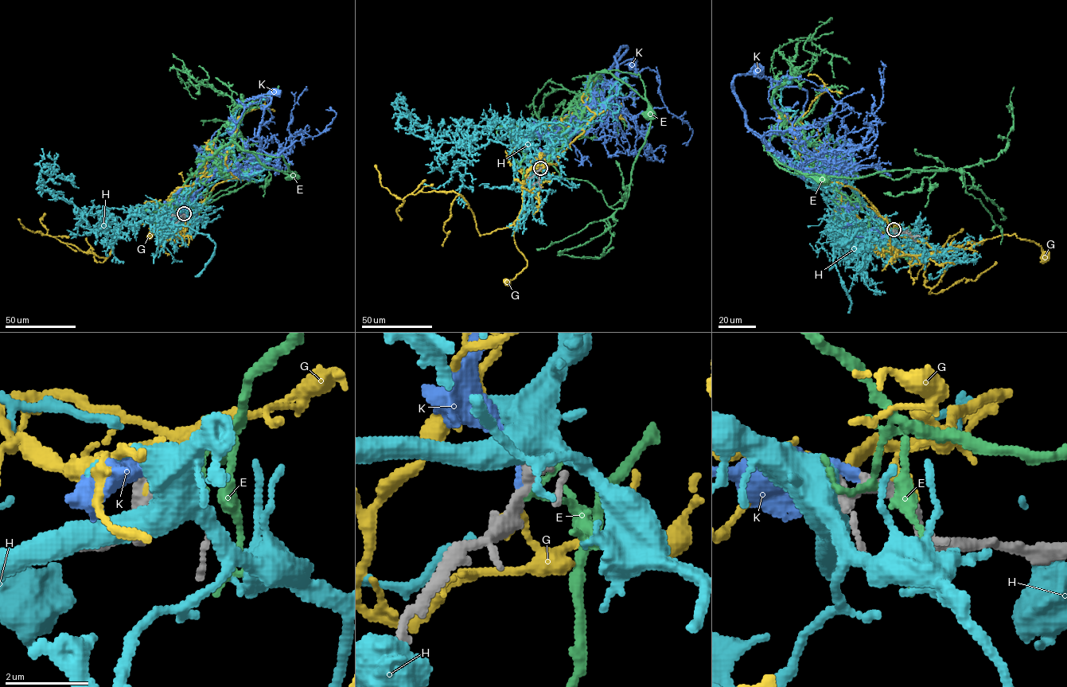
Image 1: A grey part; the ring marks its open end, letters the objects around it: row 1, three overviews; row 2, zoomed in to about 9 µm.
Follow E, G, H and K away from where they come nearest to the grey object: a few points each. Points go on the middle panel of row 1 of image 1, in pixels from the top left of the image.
E: (540, 168), (567, 141), (564, 128), (553, 121), (597, 72), (609, 72), (628, 85), (647, 101), (651, 115)
G: (539, 169), (525, 180), (525, 173), (527, 170), (522, 208), (515, 221), (514, 242), (527, 266), (508, 281)
H: (540, 167), (528, 162), (524, 142), (491, 140), (469, 151), (414, 134), (399, 118), (422, 125), (429, 135)
K: (540, 168), (551, 137), (577, 114), (589, 95), (583, 96), (593, 102), (605, 72), (630, 59), (632, 65)

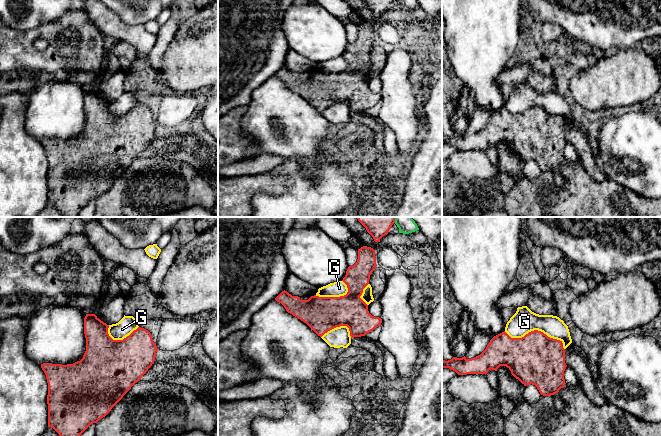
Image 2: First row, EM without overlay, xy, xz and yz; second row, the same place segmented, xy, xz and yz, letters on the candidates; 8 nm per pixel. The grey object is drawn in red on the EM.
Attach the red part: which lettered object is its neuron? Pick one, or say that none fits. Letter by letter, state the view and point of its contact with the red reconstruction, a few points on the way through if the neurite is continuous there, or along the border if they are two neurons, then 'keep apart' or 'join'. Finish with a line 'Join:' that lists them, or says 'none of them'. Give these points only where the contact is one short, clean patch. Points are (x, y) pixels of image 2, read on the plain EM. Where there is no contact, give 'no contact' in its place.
E: no contact; keep apart
G: meets red in yz at (536, 106); keep apart
H: no contact; keep apart
K: no contact; join
Join: K

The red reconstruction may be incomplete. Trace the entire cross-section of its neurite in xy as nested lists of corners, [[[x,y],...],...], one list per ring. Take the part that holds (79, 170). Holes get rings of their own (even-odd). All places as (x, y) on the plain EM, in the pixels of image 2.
[[[86,90],[84,94],[86,127],[83,134],[67,141],[41,140],[48,159],[48,203],[53,204],[66,217],[77,217],[91,200],[97,199],[105,193],[131,163],[141,156],[155,137],[158,124],[148,106],[138,103],[123,116],[113,116],[108,110],[108,104],[109,101],[101,97],[95,90]]]

